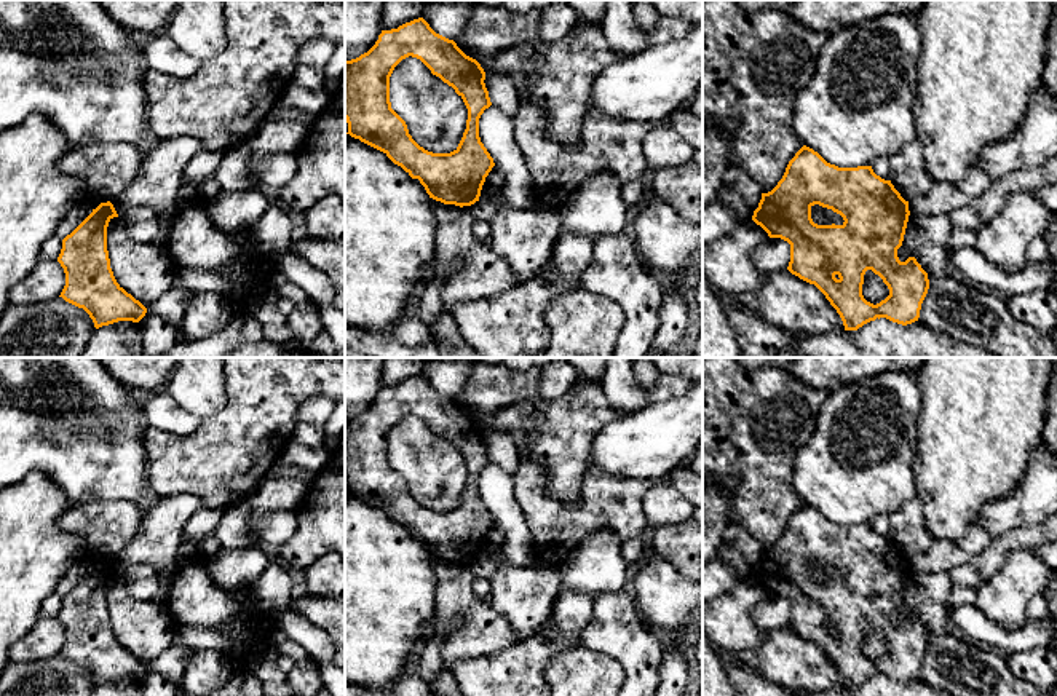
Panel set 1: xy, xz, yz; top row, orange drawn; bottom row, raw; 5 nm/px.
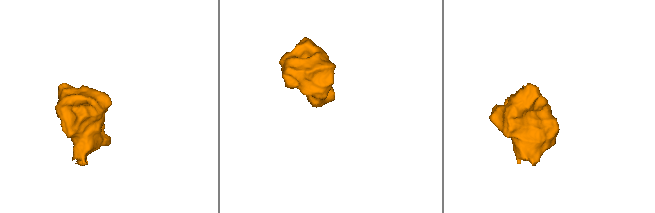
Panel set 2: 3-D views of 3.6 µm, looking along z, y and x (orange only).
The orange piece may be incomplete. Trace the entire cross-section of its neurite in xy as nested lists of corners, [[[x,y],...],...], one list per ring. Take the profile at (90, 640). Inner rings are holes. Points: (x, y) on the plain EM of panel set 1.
[[[101,560],[62,597],[57,615],[65,631],[59,654],[83,666],[96,686],[118,678],[139,680],[147,670],[147,666],[117,640],[110,626],[107,584],[113,575],[118,575],[113,562]]]

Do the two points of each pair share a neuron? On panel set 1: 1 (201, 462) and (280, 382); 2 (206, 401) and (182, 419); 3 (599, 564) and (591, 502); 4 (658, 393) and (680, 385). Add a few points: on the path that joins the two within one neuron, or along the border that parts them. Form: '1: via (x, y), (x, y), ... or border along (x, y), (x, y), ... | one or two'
1: via (221, 442), (262, 401) | one
2: border along (166, 390), (198, 420) | two
3: border along (621, 540), (610, 530), (594, 530), (567, 556) | two
4: via (663, 390), (676, 385) | one

